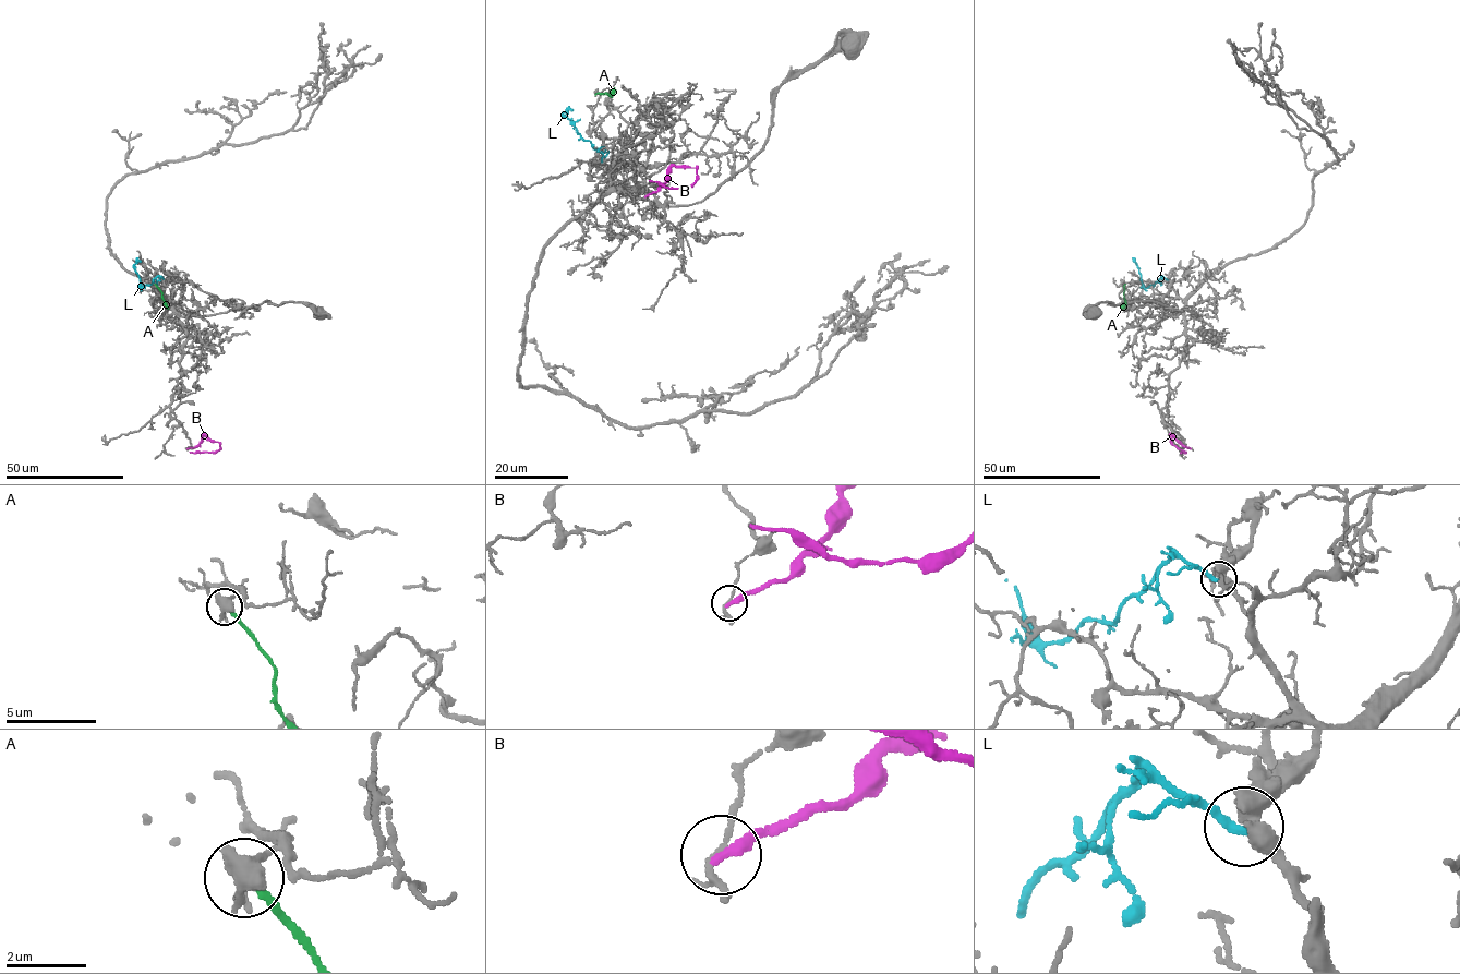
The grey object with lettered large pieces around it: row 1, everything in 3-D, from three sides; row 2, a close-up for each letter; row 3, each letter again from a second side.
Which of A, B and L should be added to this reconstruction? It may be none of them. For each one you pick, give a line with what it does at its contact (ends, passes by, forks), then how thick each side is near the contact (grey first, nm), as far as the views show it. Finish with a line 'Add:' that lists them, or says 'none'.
L: it ends | 400/240 nm
Add: L

